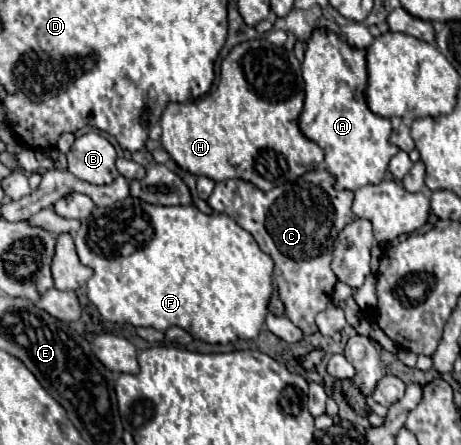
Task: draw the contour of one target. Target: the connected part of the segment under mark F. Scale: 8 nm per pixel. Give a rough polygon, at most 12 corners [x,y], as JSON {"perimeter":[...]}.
{"perimeter":[[126,197],[74,243],[106,321],[254,339],[274,261],[226,213]]}

